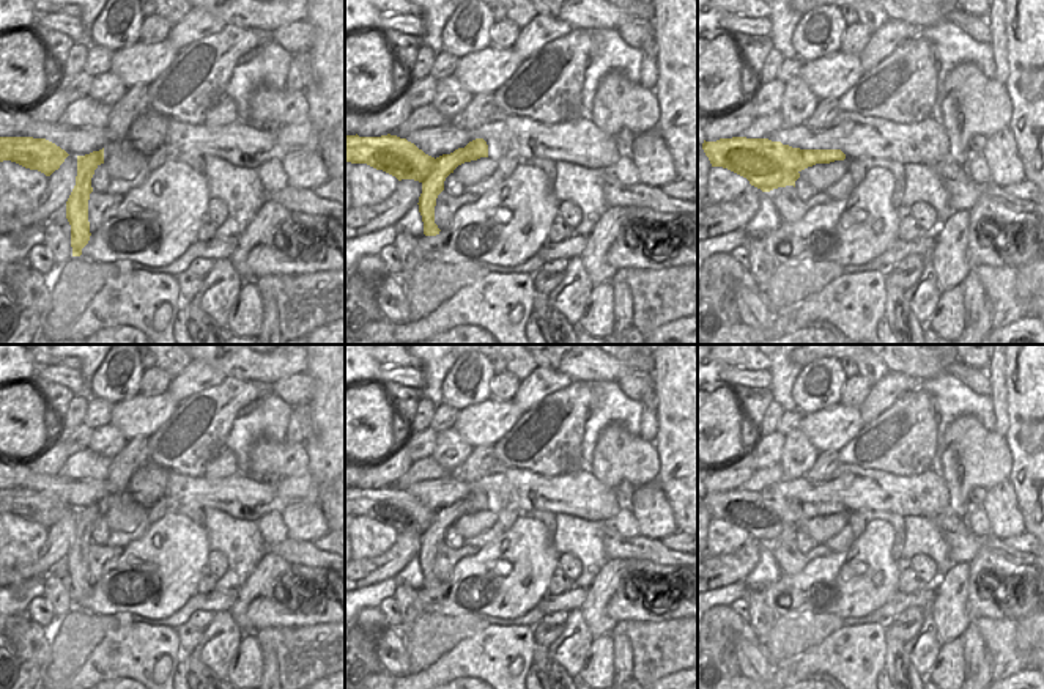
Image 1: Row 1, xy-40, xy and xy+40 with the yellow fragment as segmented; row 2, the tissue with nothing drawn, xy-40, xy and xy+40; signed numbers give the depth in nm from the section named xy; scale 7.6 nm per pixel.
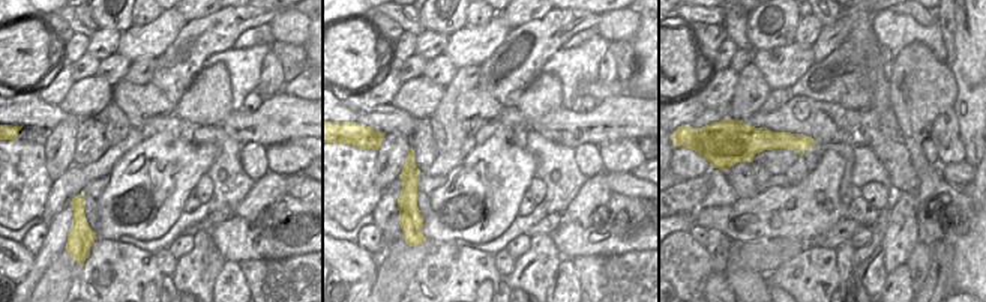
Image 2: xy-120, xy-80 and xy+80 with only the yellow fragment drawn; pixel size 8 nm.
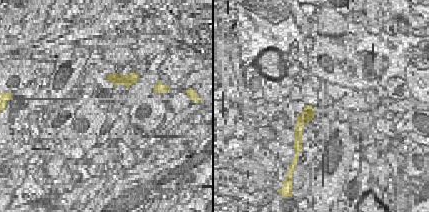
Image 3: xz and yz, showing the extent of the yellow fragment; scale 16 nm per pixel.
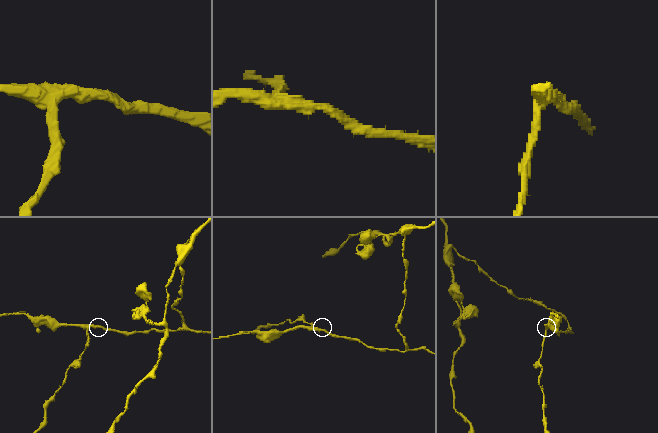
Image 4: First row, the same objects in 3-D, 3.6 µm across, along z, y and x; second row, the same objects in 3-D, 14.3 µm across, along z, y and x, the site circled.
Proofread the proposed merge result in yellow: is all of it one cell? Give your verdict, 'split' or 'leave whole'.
split

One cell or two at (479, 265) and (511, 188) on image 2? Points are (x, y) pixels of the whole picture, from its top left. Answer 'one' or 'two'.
two

